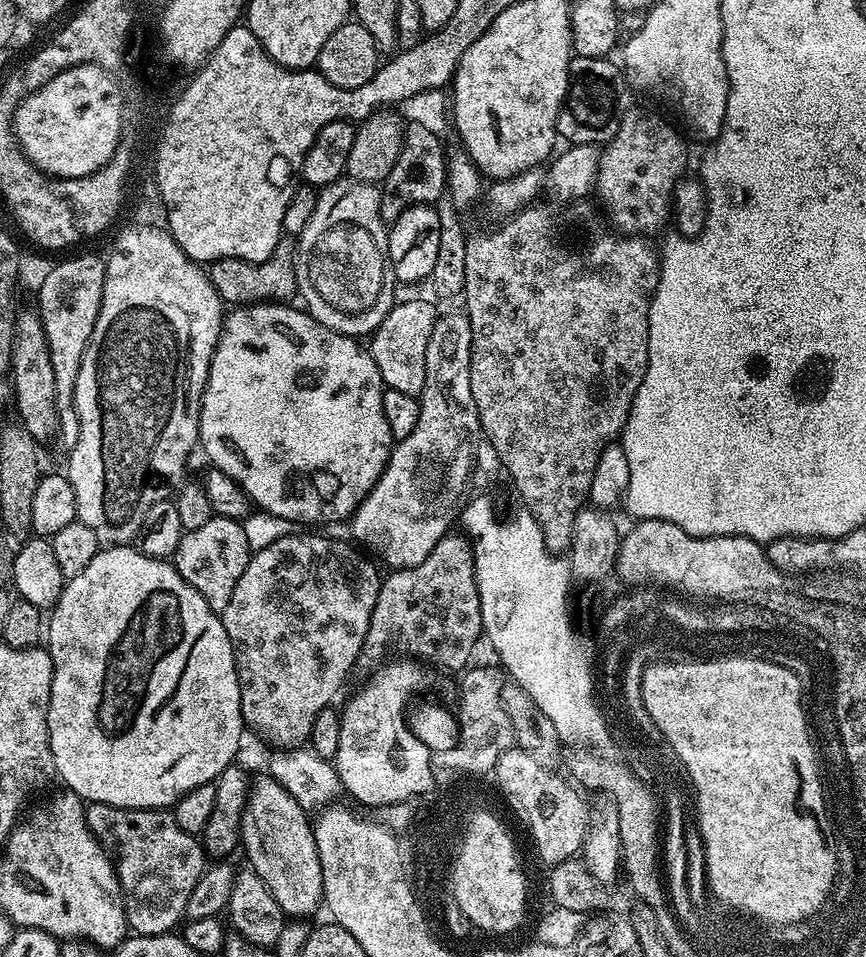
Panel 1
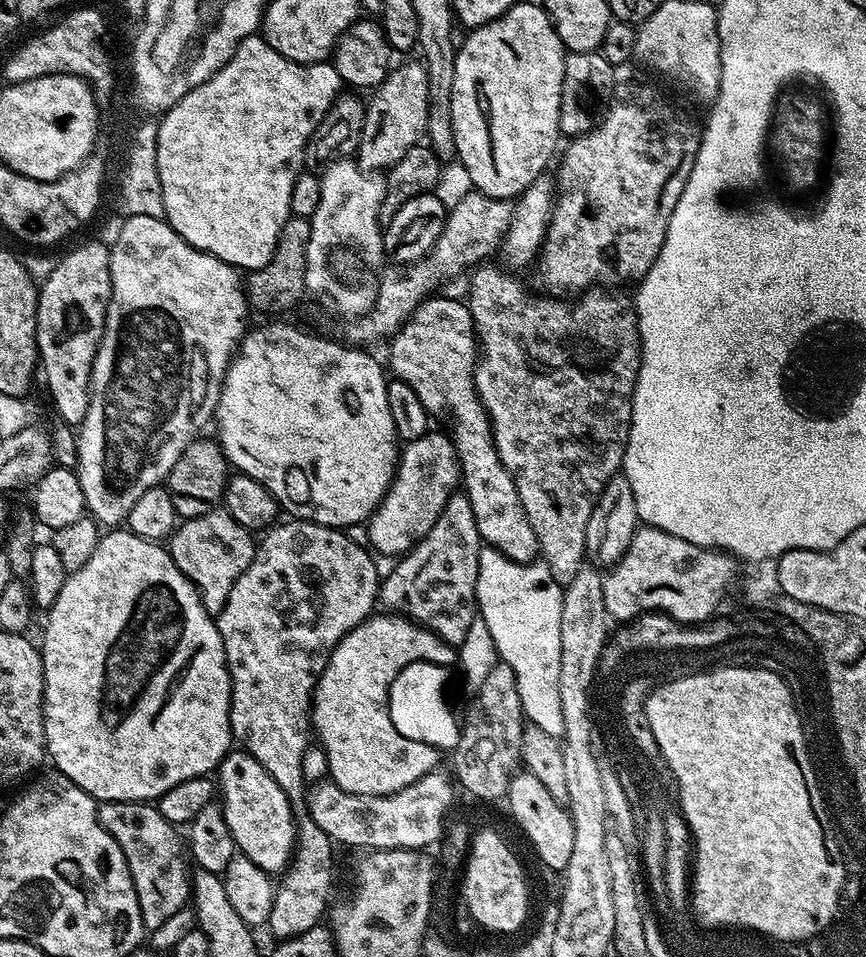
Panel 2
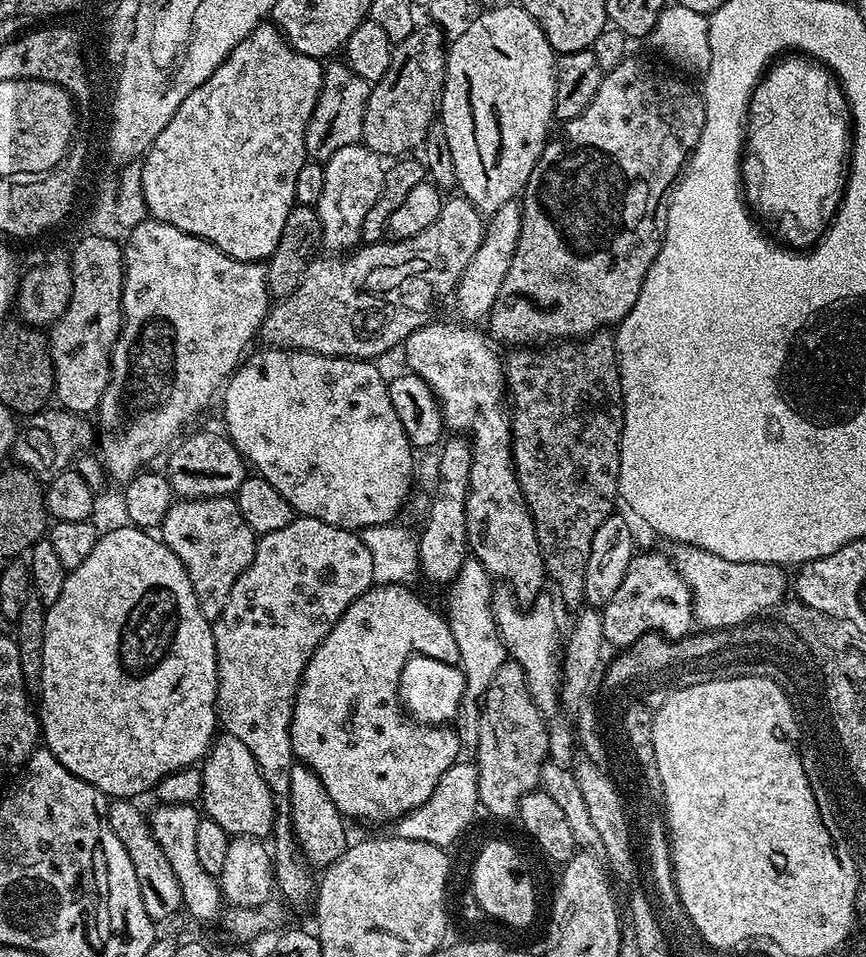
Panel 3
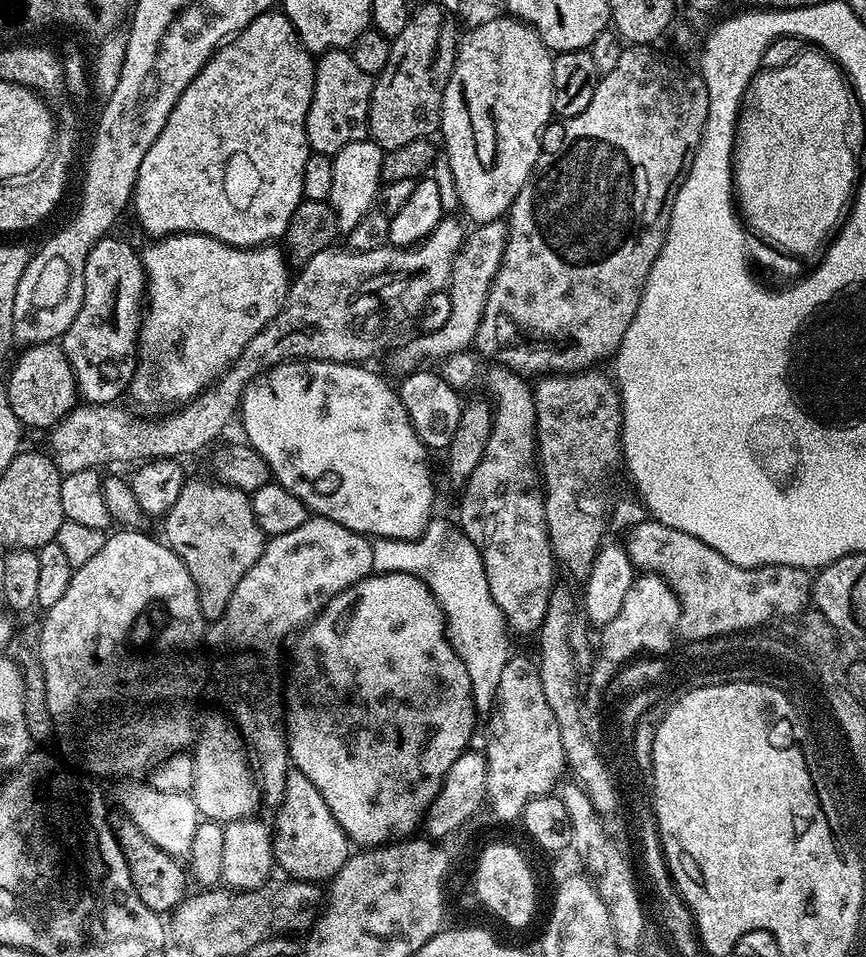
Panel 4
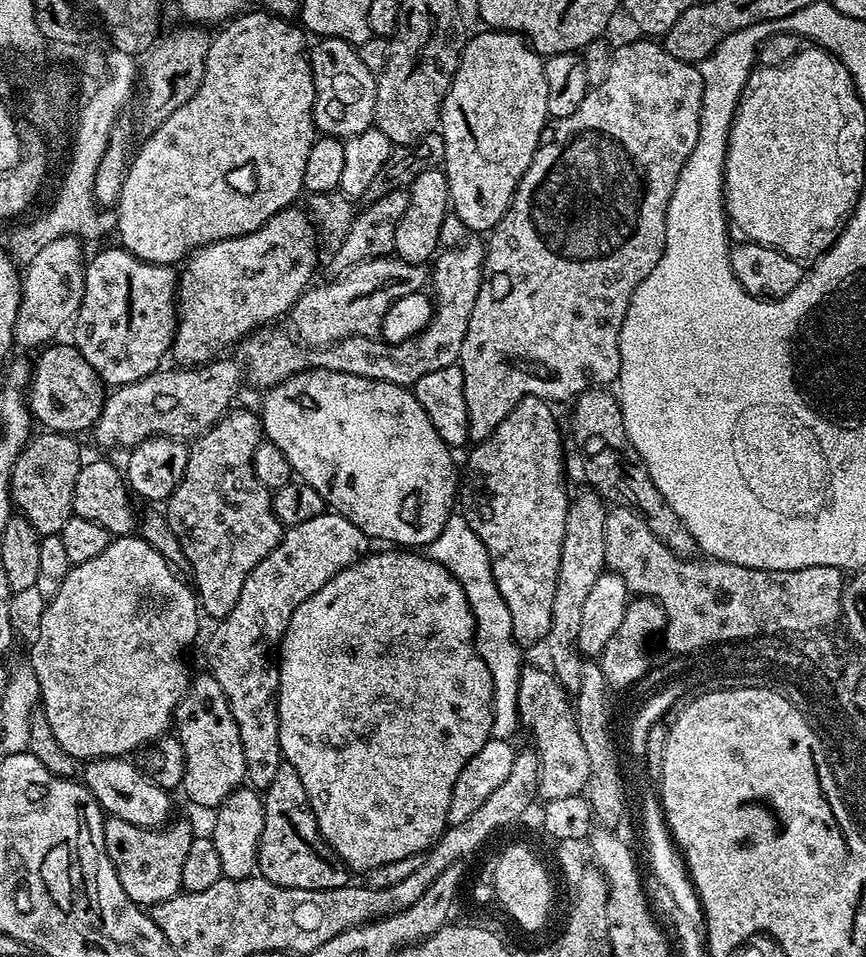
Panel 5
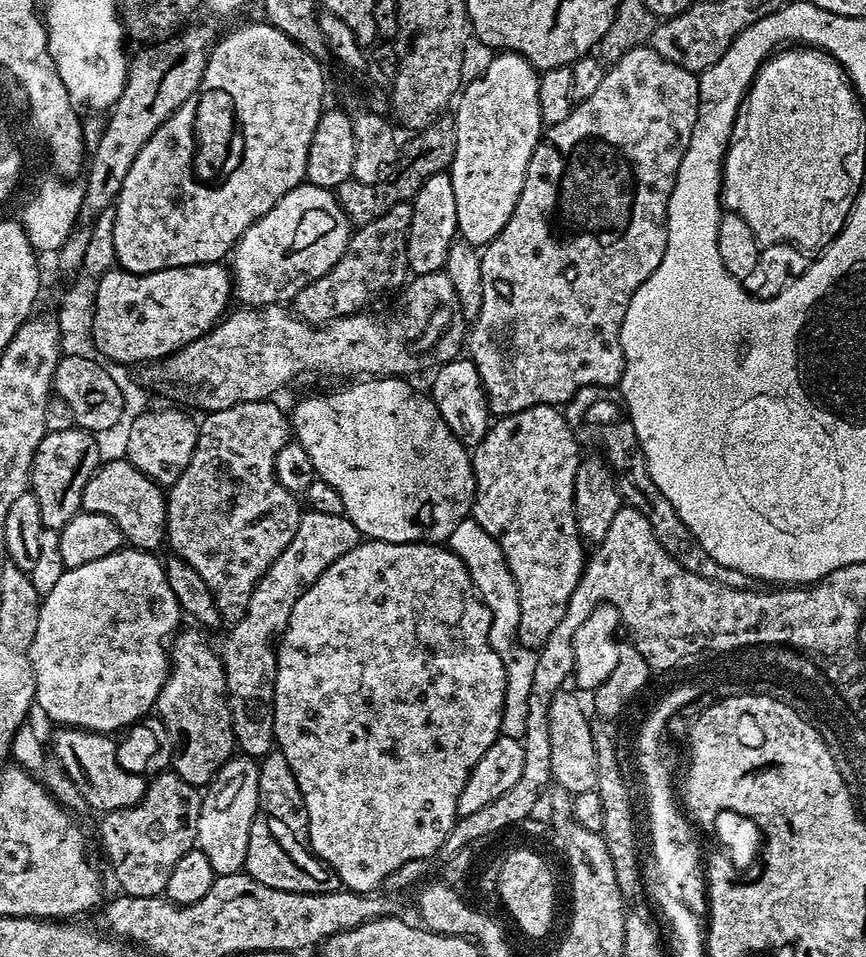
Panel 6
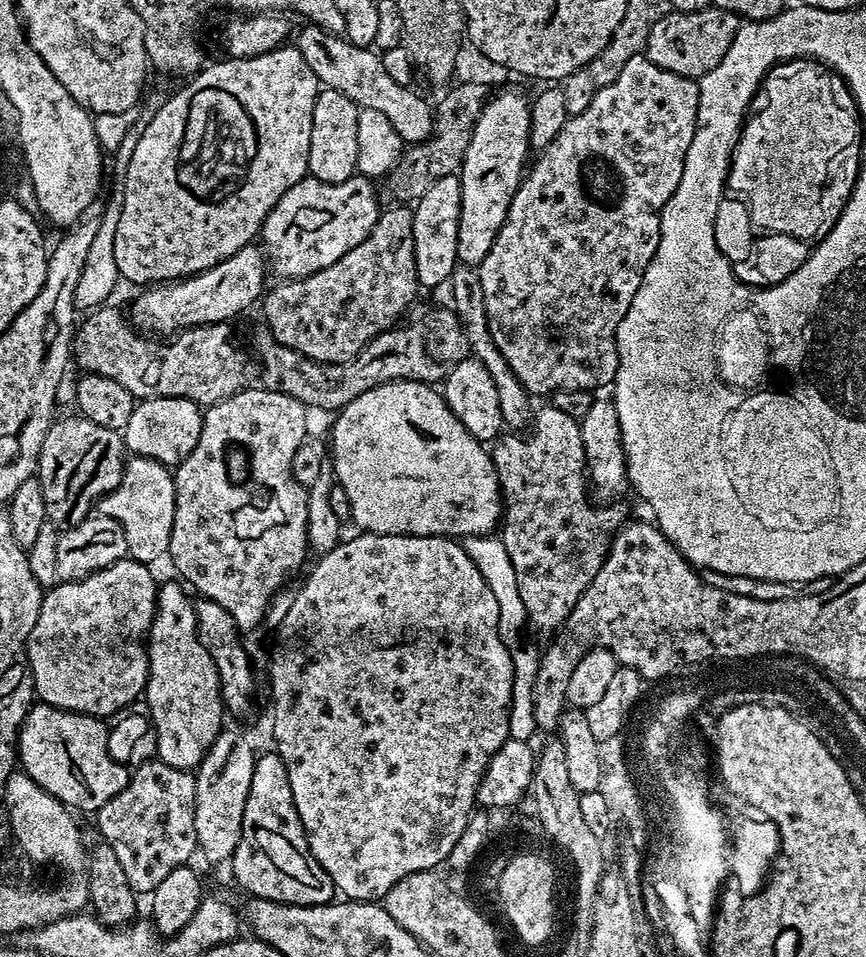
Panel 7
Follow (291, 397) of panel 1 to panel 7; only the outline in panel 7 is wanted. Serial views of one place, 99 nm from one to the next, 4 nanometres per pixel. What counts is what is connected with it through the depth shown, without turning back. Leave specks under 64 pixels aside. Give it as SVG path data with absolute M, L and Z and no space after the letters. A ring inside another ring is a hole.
M395 380L394 382L386 382L382 386L374 386L374 390L366 390L366 394L358 394L358 398L354 398L354 402L350 402L339 412L335 413L332 424L332 448L330 444L330 459L334 466L334 475L336 475L336 483L342 486L342 490L346 490L346 498L350 498L350 506L352 507L353 525L357 524L357 529L365 532L373 532L374 534L390 534L391 536L446 536L449 538L463 538L466 536L486 536L489 535L501 523L502 520L502 493L500 490L500 482L498 474L494 468L492 461L492 453L487 447L479 440L474 438L474 434L470 434L470 430L466 430L466 426L462 426L462 422L458 422L458 418L450 410L448 403L444 401L443 395L439 391L436 392L431 383L422 380Z

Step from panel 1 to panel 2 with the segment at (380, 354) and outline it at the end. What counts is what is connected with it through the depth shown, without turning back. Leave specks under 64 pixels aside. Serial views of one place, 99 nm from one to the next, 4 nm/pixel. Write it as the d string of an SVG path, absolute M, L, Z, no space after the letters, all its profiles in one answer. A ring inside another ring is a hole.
M436 294L417 306L409 320L404 321L399 332L391 337L388 348L388 364L392 367L391 375L395 379L406 382L414 394L418 394L422 406L426 406L429 414L436 414L445 408L452 419L452 445L456 447L456 456L462 469L462 491L468 497L470 510L474 510L474 522L478 522L478 534L487 547L497 548L506 558L526 564L537 559L540 547L534 534L534 526L530 526L530 518L526 518L526 510L522 510L522 498L518 498L518 490L514 486L514 478L502 466L502 458L496 453L496 443L492 440L492 424L488 421L486 410L476 393L476 383L472 380L476 373L478 341L476 330L472 327L472 315L464 300L451 300Z

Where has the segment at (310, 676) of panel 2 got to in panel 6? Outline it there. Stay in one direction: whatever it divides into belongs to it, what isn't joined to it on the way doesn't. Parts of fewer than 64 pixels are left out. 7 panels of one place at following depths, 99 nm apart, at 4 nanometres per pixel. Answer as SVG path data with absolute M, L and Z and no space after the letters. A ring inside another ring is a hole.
M311 510L305 511L301 515L298 522L298 530L294 534L294 538L290 538L290 546L286 546L286 550L282 550L282 554L278 554L278 558L274 558L274 562L266 570L266 574L262 574L262 578L256 584L256 589L250 594L250 602L246 614L241 620L235 621L231 625L232 628L228 632L228 637L224 640L224 649L219 649L218 655L220 663L224 665L224 681L228 687L228 709L232 711L232 733L236 739L236 748L245 756L259 758L265 756L267 752L273 751L274 748L274 690L276 689L276 649L278 641L284 635L286 626L290 622L290 610L294 610L294 602L298 602L298 598L302 598L302 594L306 594L306 590L310 586L314 586L314 582L318 582L318 578L322 578L322 570L326 570L326 566L330 566L334 562L338 562L338 558L342 558L342 554L346 554L346 550L354 550L354 546L361 543L362 537L359 530L349 522L347 516L339 516L338 514L318 514Z

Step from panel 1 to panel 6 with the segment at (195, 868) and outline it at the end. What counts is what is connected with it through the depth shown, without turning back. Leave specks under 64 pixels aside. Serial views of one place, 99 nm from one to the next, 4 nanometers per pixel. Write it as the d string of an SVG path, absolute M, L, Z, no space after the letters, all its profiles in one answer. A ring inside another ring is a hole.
M160 772L147 781L142 798L134 806L103 813L100 844L112 863L112 872L125 896L158 896L182 854L196 844L202 792L177 772Z

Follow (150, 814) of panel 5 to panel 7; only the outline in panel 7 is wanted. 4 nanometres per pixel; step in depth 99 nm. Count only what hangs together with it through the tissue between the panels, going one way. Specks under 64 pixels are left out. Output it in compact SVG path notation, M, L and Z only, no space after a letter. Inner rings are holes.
M43 702L33 703L20 727L19 767L34 778L46 794L54 794L69 810L81 808L95 814L128 784L130 775L125 765L110 758L108 730L109 725L99 716L67 712Z

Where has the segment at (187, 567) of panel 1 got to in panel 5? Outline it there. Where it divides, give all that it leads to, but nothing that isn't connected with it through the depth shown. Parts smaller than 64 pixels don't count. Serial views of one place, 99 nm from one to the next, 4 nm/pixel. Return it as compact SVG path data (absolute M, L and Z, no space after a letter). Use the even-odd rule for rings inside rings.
M238 408L225 412L213 428L202 433L189 447L184 476L166 501L170 529L174 530L188 559L198 607L212 622L226 618L230 610L234 610L234 602L238 602L238 594L242 594L242 582L246 582L250 570L254 570L254 566L258 566L258 562L262 562L262 558L266 558L270 550L278 546L286 531L272 509L272 492L262 486L254 474L252 459L262 439L259 415L255 411Z

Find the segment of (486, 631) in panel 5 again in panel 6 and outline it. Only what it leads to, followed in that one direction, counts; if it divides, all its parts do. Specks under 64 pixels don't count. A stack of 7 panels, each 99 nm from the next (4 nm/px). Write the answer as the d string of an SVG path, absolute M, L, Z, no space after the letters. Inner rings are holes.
M471 518L458 522L454 526L454 534L446 542L453 554L461 560L474 582L477 594L484 599L484 605L490 610L490 646L502 658L502 666L506 666L506 694L502 710L501 733L518 741L523 741L526 734L526 714L530 706L530 685L534 683L534 666L536 652L522 646L518 638L518 622L520 621L520 603L514 578L510 574L510 566L506 566L506 558L502 554L502 546L478 522Z

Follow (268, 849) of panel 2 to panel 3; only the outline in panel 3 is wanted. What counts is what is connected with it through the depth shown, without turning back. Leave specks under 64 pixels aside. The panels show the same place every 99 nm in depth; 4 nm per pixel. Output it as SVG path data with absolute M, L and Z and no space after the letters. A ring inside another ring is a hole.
M224 732L212 741L208 755L202 761L204 774L203 811L207 819L218 822L222 830L233 836L254 836L264 838L272 831L276 822L276 811L270 790L254 762L254 754L246 750L243 742L238 742L234 734Z

